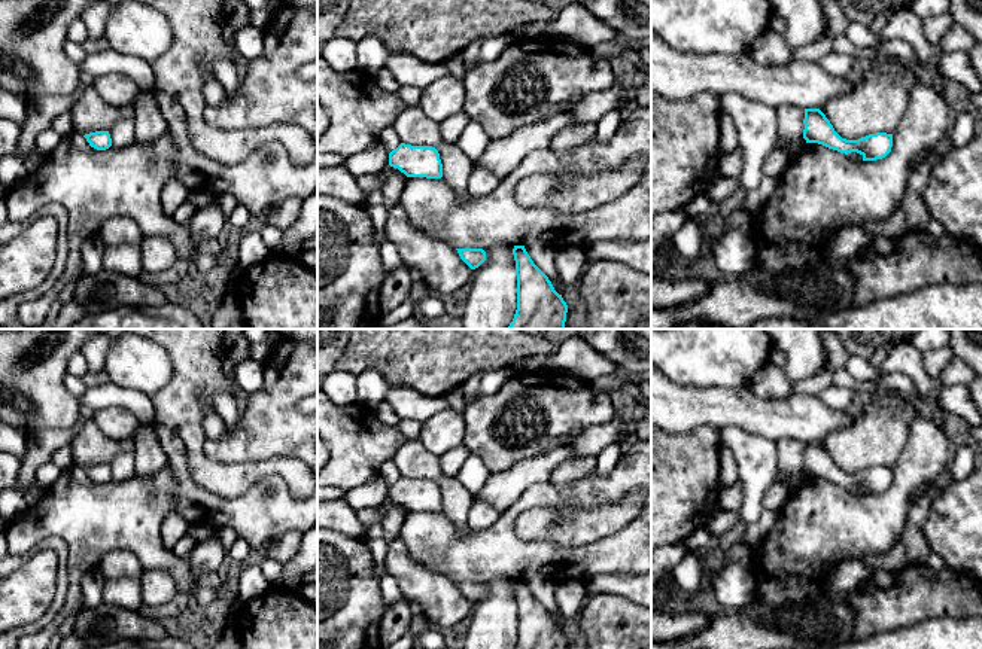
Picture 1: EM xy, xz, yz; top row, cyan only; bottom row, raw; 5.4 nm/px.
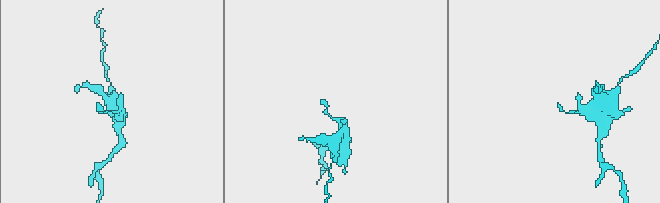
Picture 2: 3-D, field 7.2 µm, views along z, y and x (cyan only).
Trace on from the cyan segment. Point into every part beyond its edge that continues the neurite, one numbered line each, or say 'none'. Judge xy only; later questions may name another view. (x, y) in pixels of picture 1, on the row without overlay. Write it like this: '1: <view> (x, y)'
none

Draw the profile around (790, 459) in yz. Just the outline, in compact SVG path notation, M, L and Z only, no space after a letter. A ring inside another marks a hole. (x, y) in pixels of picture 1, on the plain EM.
M782 438L776 441L776 482L800 473L805 463L805 442Z

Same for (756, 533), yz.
M763 509L760 519L745 527L742 542L754 549L772 531L778 518L779 518L778 512L770 509Z

